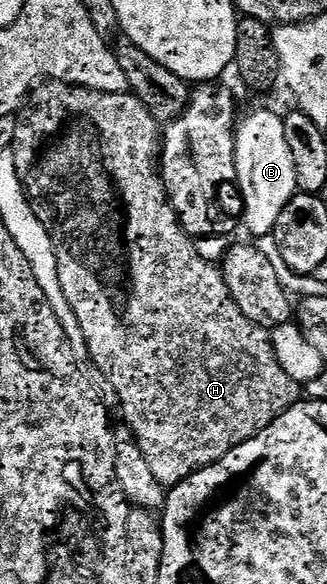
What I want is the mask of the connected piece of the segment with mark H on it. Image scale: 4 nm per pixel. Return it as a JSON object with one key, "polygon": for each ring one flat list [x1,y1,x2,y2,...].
{"polygon":[[45,81,33,88,20,112,16,146,22,156,30,155,29,164,26,167,24,164,23,167,25,191,39,221,43,221,51,229,59,269,59,285,63,285,63,297,67,297,67,305,71,305,71,309,75,309,75,317,79,317,79,329,83,329,89,359,97,366,98,373,113,386,113,391,121,402,124,426,133,430,139,449,143,449,143,457,147,457,147,465,151,465,151,470,155,473,155,481,159,481,166,489,172,489,196,471,202,471,204,467,211,466,227,453,231,453,231,449,243,445,243,441,267,429,267,425,274,423,281,414,299,402,303,391,295,380,287,377,283,365,279,365,279,357,275,357,272,334,245,317,243,309,239,309,239,305,235,303,235,297,229,292,220,266,199,257,194,236,185,232,175,209,169,203,169,194,161,179,159,156,162,142,162,128,147,109,147,105,143,105,143,101,139,101,136,95,103,93,72,83]]}

